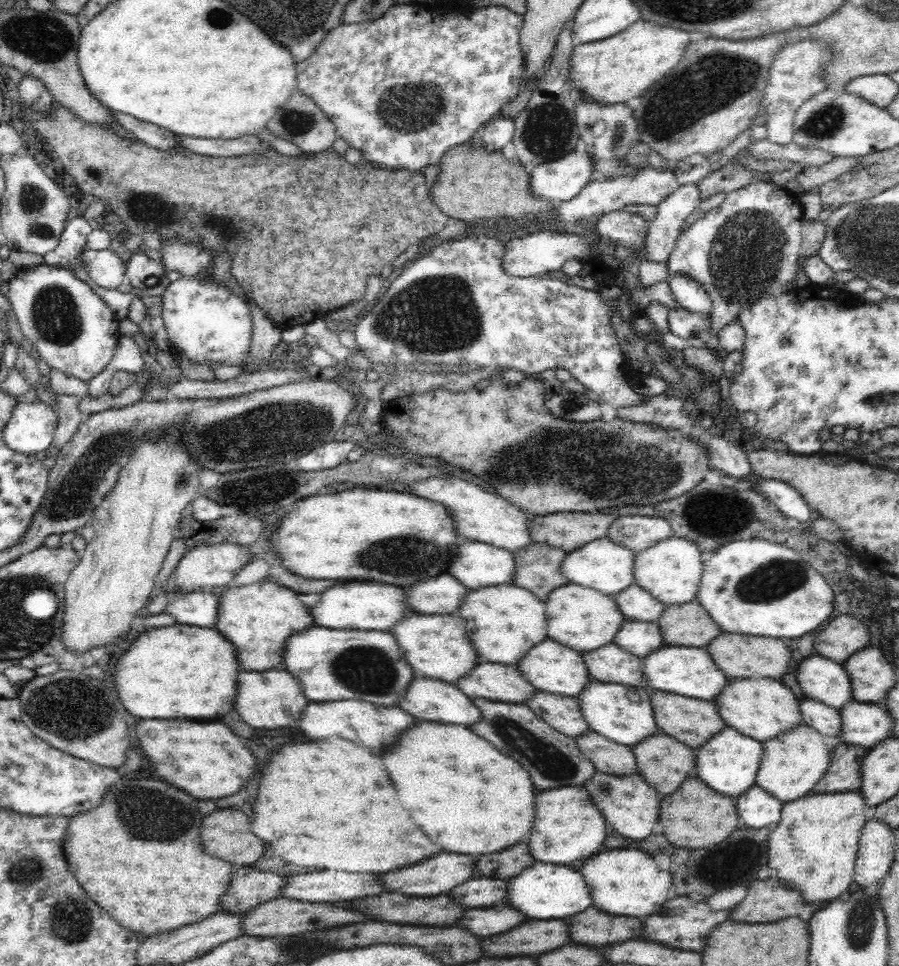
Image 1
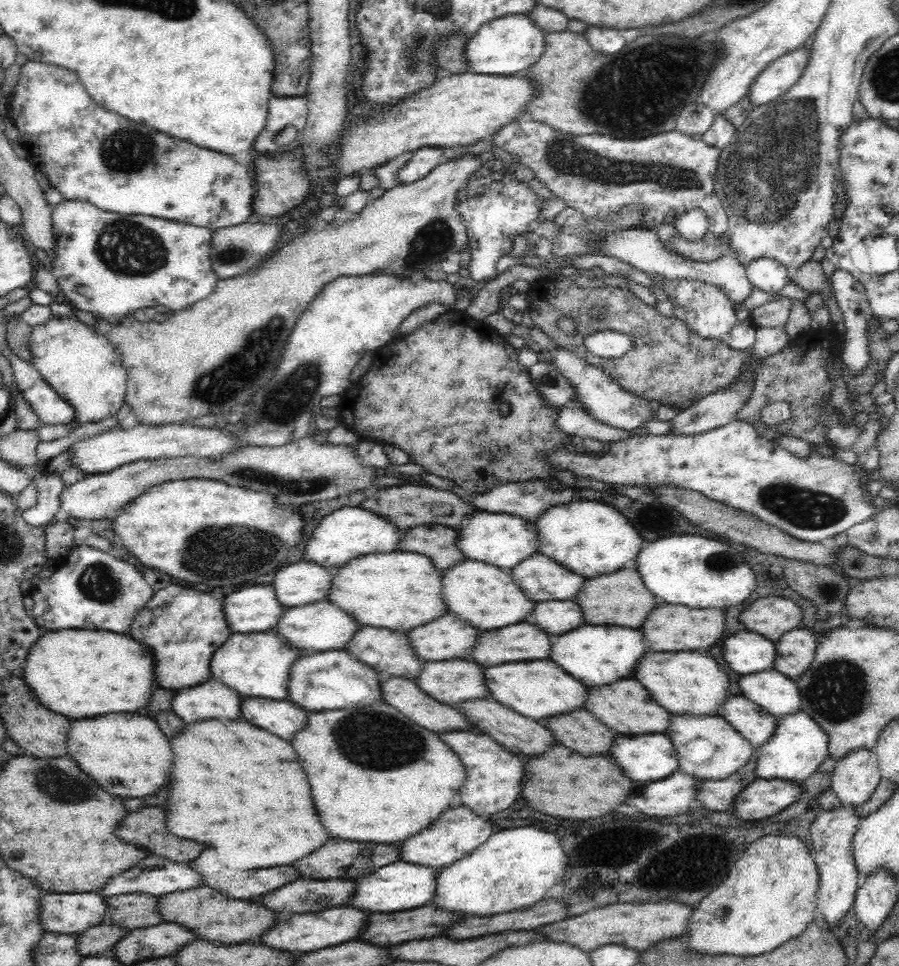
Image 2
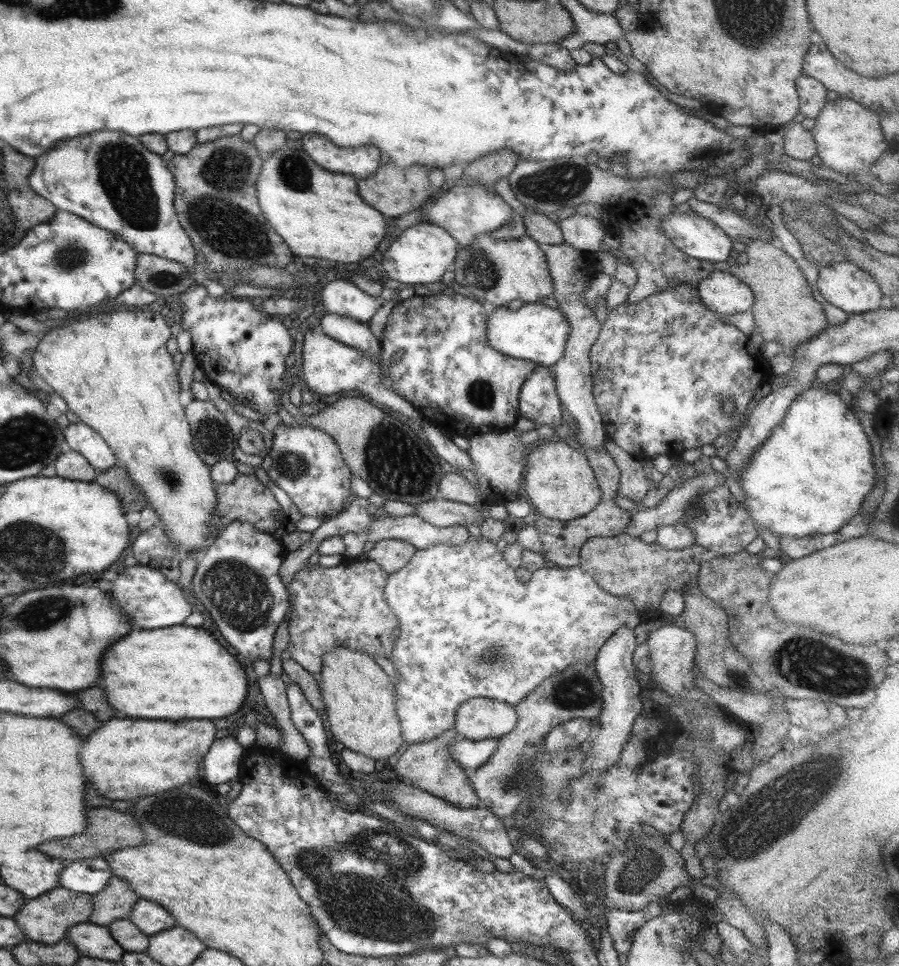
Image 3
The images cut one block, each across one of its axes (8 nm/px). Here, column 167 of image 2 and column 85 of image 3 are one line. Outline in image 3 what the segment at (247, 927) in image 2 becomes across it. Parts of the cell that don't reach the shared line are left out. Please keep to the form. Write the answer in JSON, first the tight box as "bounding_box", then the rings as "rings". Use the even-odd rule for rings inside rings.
{"bounding_box":[14,886,94,945],"rings":[[[58,886],[42,896],[34,898],[34,900],[26,902],[14,920],[20,926],[20,930],[28,936],[28,940],[55,945],[67,937],[67,930],[70,927],[80,923],[88,923],[92,911],[94,911],[94,904],[91,895]],[[26,930],[30,930],[30,932],[26,932]]]}

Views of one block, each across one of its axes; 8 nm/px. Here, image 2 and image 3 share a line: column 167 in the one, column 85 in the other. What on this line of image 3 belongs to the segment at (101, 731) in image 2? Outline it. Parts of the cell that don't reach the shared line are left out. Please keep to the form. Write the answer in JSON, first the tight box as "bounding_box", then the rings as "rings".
{"bounding_box":[80,718,216,800],"rings":[[[112,718],[84,738],[80,748],[80,764],[100,796],[110,800],[130,800],[192,782],[214,738],[216,728],[208,720],[138,722],[130,718]]]}

